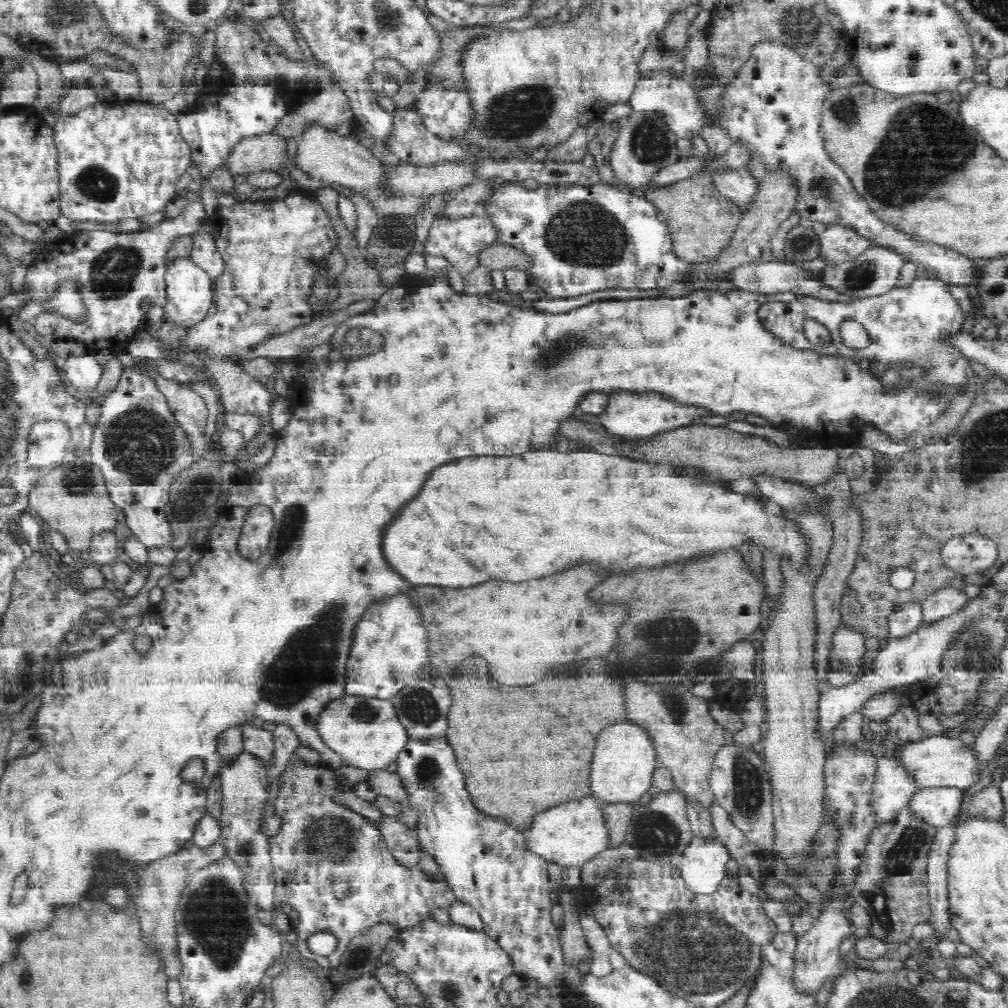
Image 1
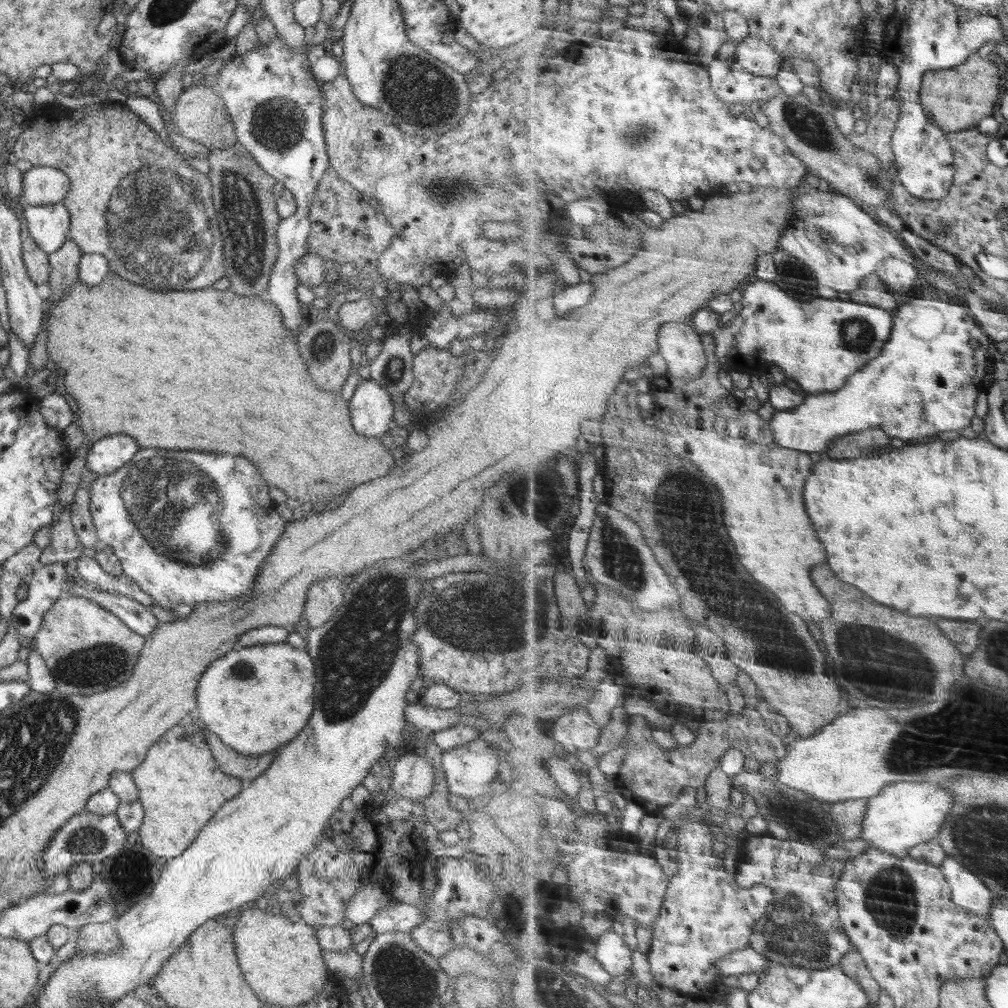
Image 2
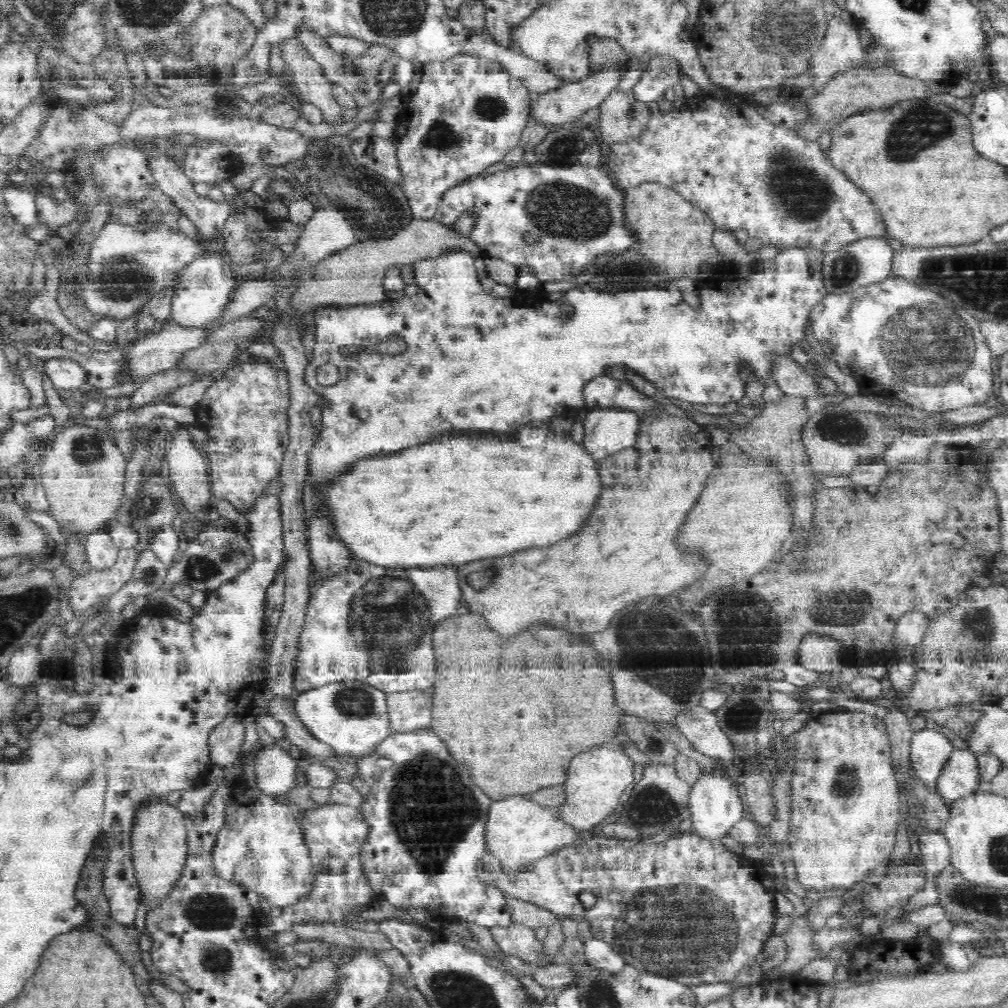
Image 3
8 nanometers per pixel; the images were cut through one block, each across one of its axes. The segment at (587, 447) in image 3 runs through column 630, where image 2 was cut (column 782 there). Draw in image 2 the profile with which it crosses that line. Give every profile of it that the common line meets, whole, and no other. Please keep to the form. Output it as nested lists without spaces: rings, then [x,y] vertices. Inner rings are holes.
[[[926,294],[898,310],[896,332],[888,341],[882,356],[872,360],[864,367],[864,372],[852,376],[852,380],[832,394],[810,396],[805,403],[793,410],[777,410],[771,419],[778,444],[804,452],[828,450],[828,444],[834,438],[850,435],[878,426],[894,438],[903,441],[916,438],[930,438],[957,430],[961,432],[972,426],[972,420],[978,416],[977,406],[985,388],[985,381],[992,360],[991,336],[980,328],[978,322],[962,302],[957,302],[944,294]]]

